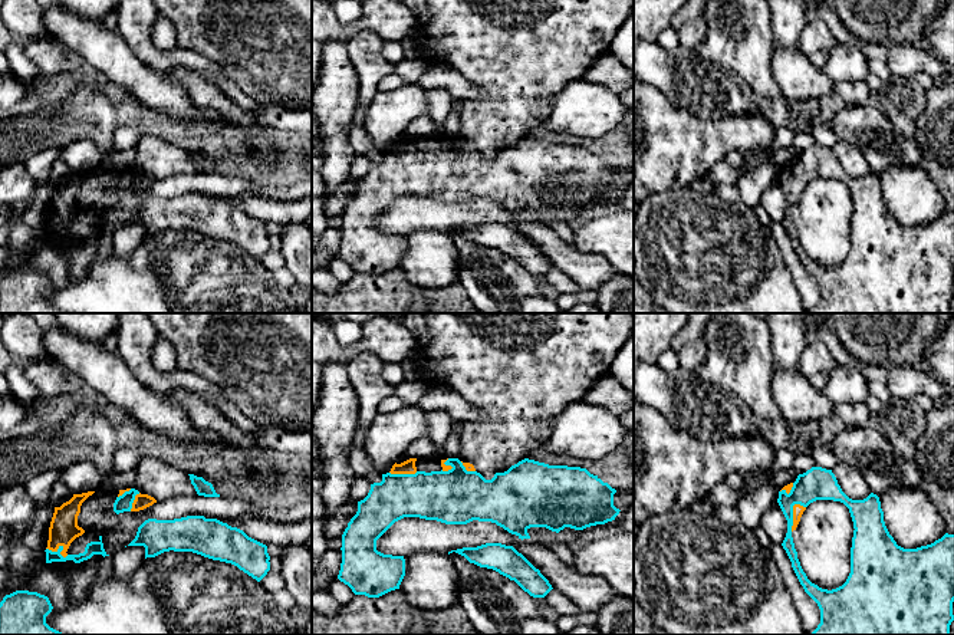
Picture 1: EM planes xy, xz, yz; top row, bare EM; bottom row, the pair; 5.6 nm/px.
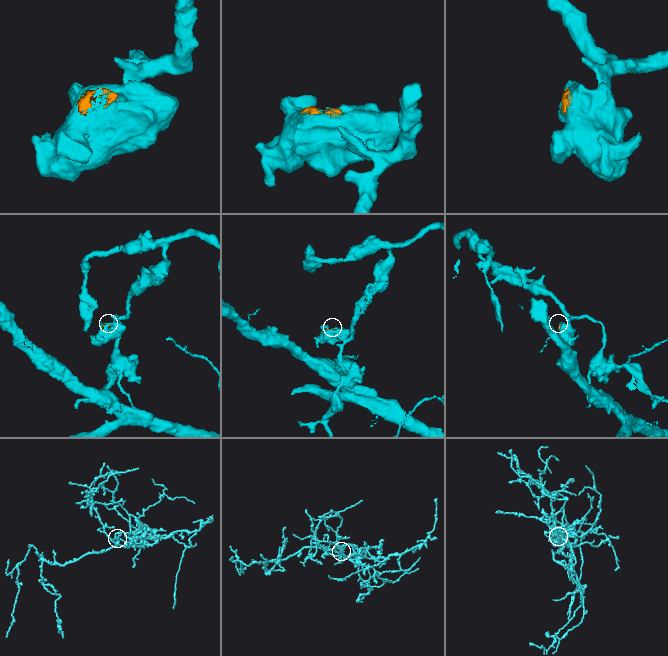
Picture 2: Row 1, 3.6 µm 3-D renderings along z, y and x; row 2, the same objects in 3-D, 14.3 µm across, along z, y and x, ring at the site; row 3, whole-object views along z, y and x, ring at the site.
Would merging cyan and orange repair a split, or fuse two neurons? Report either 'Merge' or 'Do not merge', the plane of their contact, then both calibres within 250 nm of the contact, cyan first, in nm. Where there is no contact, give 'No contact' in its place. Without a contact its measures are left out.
Merge. Touches cyan in yz. Thickness 180 nm (cyan) against 60 nm

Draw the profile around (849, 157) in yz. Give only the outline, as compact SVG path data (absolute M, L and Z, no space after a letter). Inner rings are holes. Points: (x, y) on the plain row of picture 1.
M838 141L832 151L835 152L838 162L840 164L842 170L852 178L863 178L872 170L861 154L859 148L851 145L845 141Z

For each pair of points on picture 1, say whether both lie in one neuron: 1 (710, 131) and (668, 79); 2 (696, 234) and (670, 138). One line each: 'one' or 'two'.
1: two
2: two

